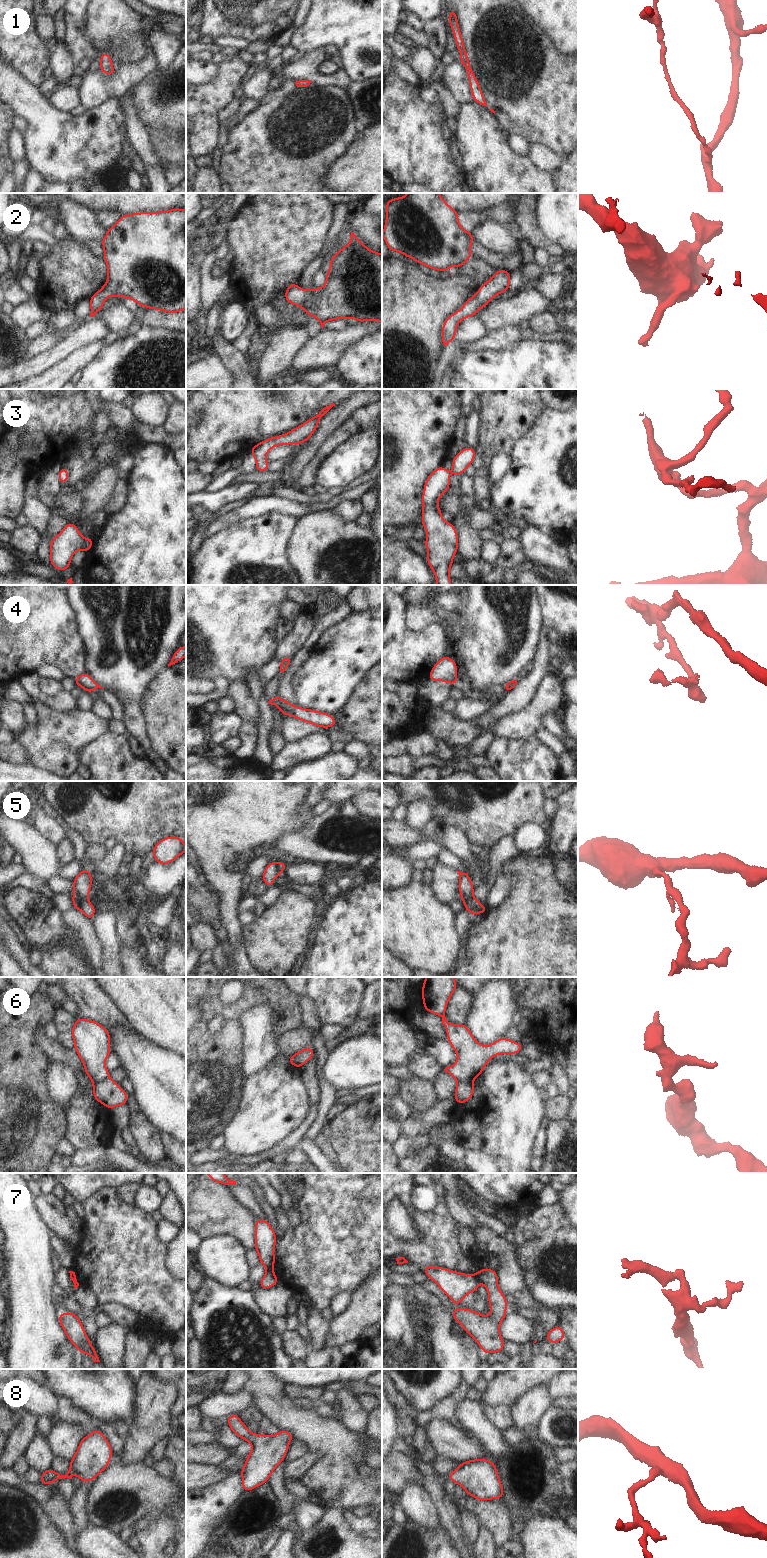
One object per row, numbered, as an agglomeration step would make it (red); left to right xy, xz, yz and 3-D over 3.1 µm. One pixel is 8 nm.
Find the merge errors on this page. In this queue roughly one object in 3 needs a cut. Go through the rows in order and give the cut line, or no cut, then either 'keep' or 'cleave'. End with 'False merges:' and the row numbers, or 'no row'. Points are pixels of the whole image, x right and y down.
1: no cut; keep
2: no cut; keep
3: no cut; keep
4: no cut; keep
5: cut in xy along (73, 895), (78, 900), (79, 908); cleave
6: cut in xy along (108, 1077), (93, 1084); cleave
7: cut in xz along (267, 1268), (272, 1269); cleave
8: no cut; keep
False merges: 5, 6, 7

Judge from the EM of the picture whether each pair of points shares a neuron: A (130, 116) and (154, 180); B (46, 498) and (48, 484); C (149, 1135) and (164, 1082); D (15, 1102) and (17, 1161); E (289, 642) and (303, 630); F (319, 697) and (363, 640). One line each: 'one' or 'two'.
A: one
B: one
C: two
D: one
E: one
F: one

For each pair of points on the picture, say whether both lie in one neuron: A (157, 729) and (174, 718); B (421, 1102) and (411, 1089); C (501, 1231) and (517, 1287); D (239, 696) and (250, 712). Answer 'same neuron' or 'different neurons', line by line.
A: same neuron
B: same neuron
C: different neurons
D: same neuron

